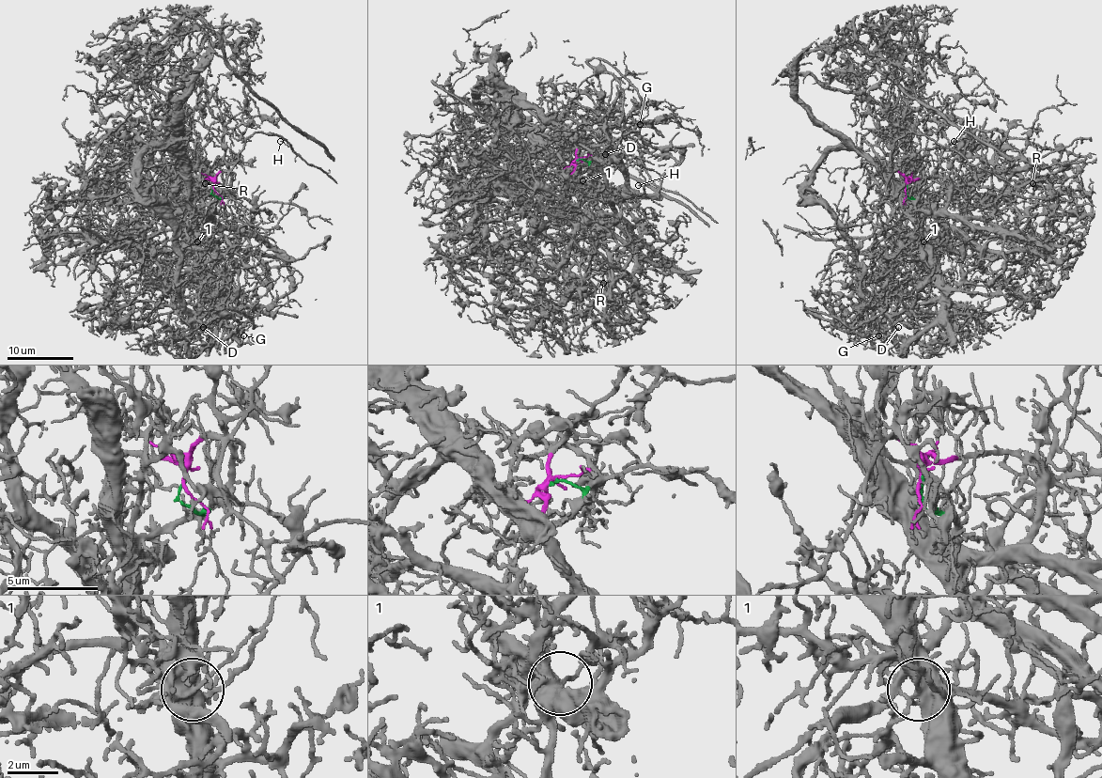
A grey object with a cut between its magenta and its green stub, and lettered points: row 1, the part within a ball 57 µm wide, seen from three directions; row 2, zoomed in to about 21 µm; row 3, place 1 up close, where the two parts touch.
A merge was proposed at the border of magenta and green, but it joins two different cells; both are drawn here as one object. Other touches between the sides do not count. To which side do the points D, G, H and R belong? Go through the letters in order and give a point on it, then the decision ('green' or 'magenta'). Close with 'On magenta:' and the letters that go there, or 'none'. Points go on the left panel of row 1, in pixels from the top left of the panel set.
D: (203, 327) | green
G: (243, 335) | green
H: (280, 141) | magenta
R: (205, 183) | green
On magenta: H

